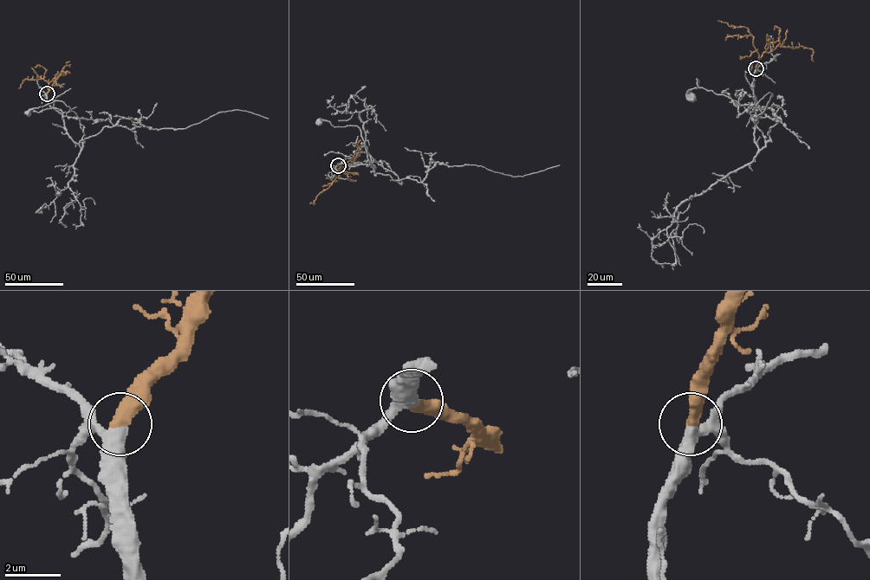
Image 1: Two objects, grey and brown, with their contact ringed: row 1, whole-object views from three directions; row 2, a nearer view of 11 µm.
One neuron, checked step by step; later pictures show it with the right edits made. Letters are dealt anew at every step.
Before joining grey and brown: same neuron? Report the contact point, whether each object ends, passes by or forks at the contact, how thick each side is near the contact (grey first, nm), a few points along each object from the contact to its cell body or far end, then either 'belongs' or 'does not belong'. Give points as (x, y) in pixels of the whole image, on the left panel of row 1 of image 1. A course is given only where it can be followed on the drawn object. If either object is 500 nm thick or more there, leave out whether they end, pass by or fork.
place (47, 93); grey passes by; brown ends; calibres 400 and 480 nm; course grey (47, 93), (48, 104), (62, 115), (68, 135), (82, 148), (79, 119), (62, 101), (27, 112); course brown (47, 93), (49, 82), (43, 78), (26, 79), (19, 88); belongs

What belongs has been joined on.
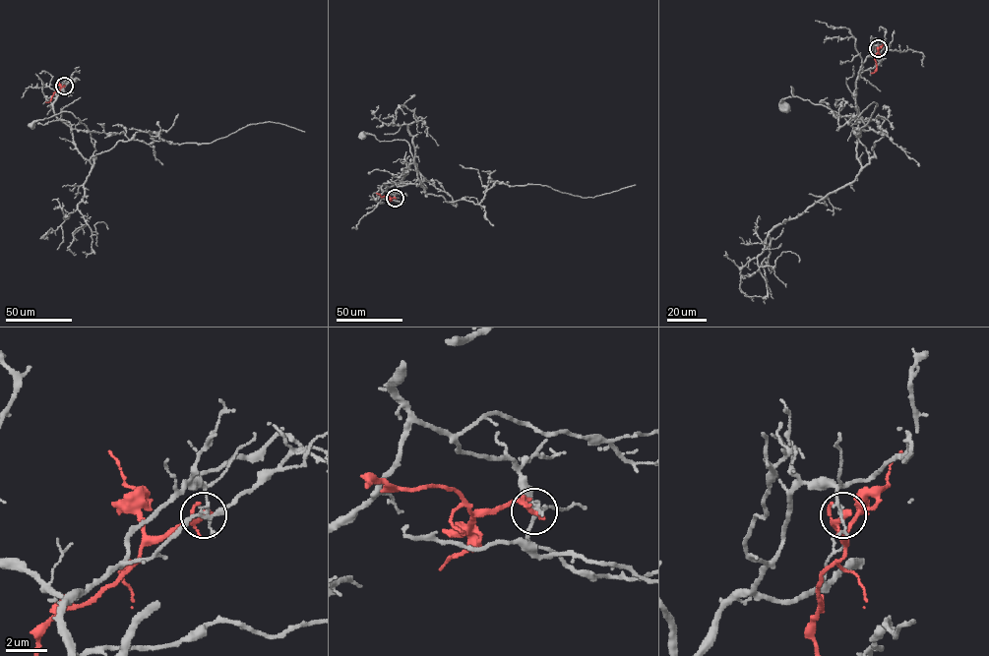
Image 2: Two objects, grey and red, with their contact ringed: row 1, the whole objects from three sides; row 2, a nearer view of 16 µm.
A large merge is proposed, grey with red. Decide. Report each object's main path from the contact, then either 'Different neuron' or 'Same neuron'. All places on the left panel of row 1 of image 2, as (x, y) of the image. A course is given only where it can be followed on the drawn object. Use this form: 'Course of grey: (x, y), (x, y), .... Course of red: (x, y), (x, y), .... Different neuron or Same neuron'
Course of grey: (64, 86), (55, 91), (53, 113), (71, 128), (77, 150), (93, 165), (90, 133), (71, 112), (30, 125). Course of red: (64, 86), (45, 101). Different neuron

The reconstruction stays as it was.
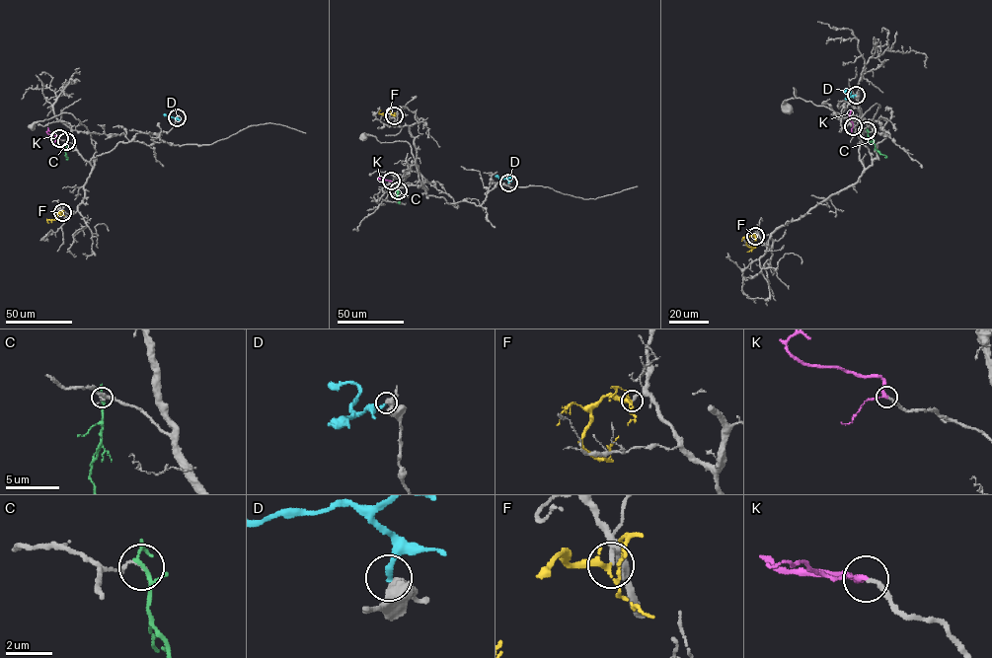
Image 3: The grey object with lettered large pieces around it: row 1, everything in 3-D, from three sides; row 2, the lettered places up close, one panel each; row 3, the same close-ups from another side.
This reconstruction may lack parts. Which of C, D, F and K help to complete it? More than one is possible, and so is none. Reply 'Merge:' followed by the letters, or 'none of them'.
Merge: F, K

